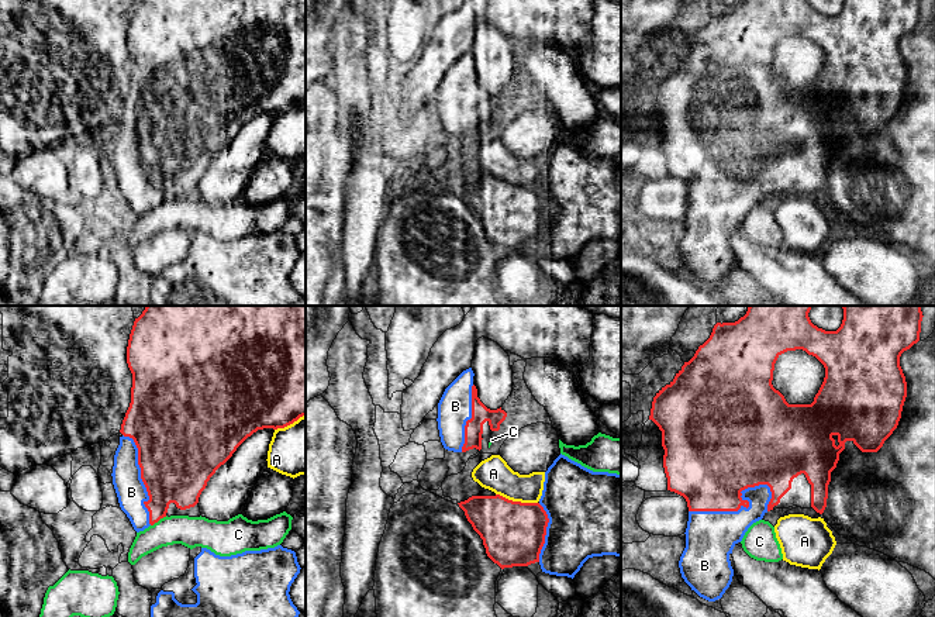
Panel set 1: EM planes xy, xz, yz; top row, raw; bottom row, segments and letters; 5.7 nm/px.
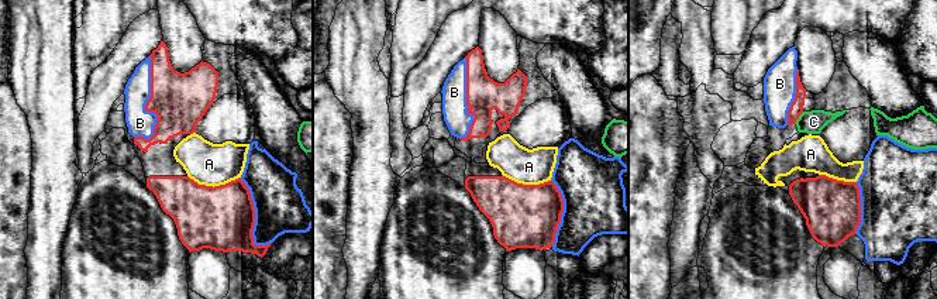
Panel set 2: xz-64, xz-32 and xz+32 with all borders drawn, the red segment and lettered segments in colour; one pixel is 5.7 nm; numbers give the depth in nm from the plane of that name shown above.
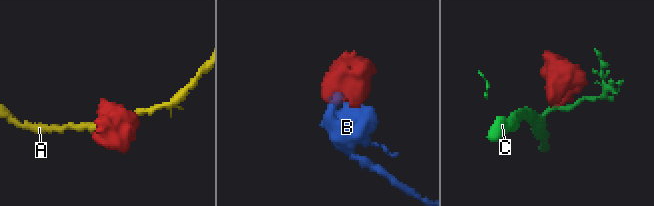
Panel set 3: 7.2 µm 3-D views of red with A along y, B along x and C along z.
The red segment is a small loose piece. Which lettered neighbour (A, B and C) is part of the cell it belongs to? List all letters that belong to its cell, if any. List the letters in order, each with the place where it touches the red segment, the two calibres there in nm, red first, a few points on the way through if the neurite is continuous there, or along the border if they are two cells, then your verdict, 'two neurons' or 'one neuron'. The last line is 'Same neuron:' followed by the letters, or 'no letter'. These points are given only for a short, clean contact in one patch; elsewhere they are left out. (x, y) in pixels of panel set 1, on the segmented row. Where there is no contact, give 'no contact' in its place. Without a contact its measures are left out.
A: contact xz (517, 502); calibres 360 and 190 nm; two neurons
B: contact yz (742, 505); calibres 400 and 280 nm; one neuron
C: contact xy (158, 520); calibres 280 and 180 nm; border xy (166, 516), (151, 526); two neurons
Same neuron: B

